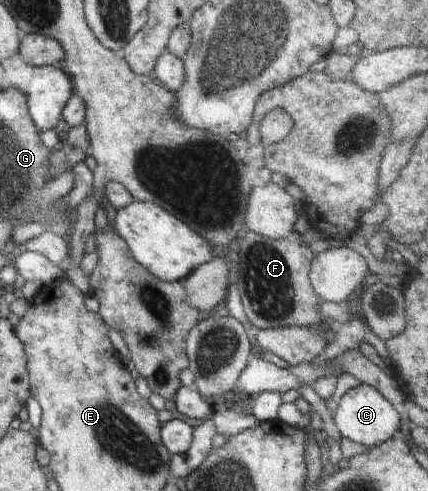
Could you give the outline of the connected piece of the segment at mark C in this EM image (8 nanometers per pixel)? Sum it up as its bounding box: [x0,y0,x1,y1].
[332,383,400,448]

